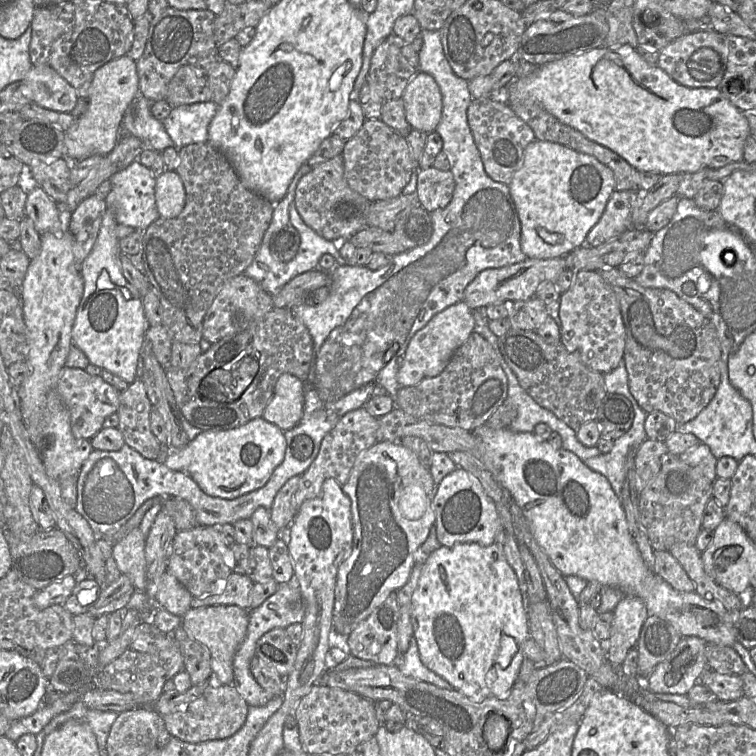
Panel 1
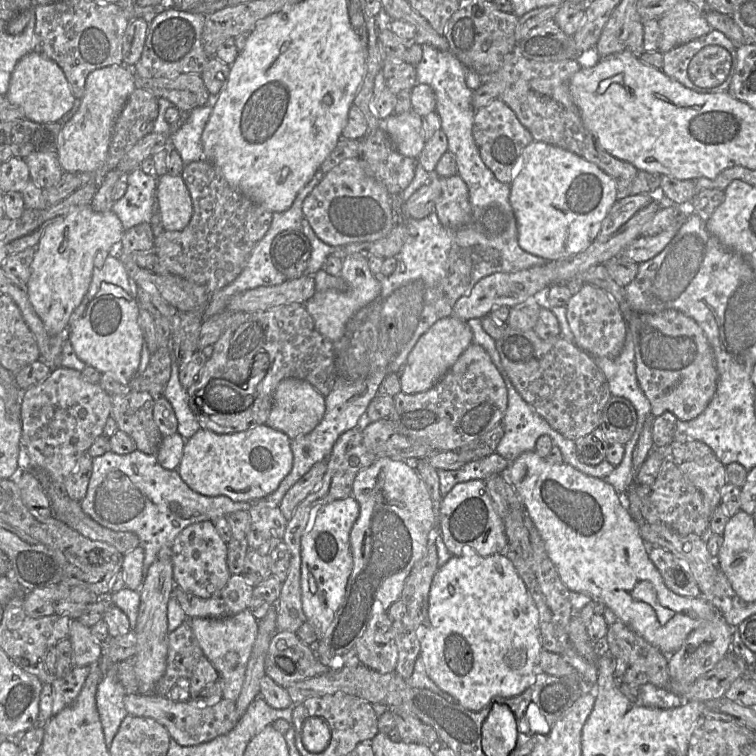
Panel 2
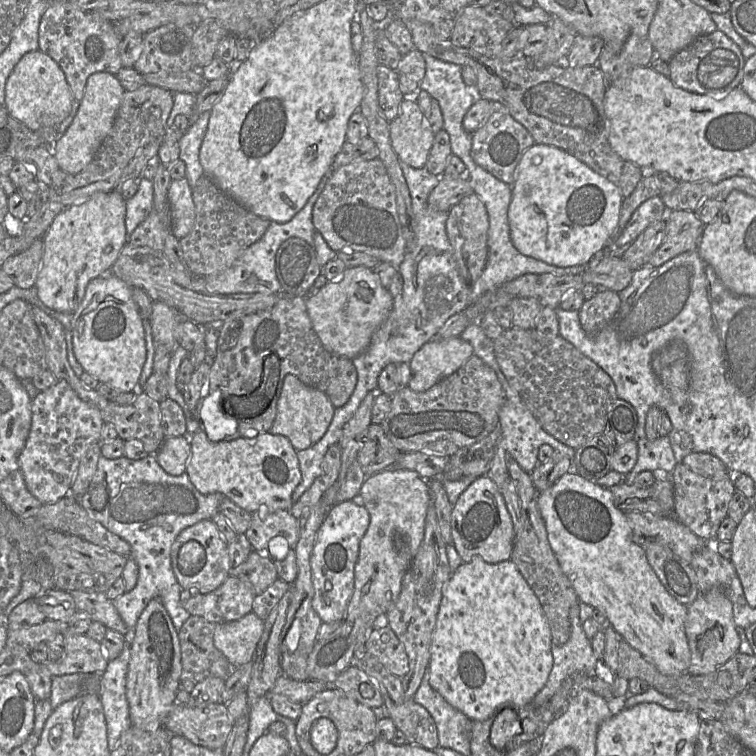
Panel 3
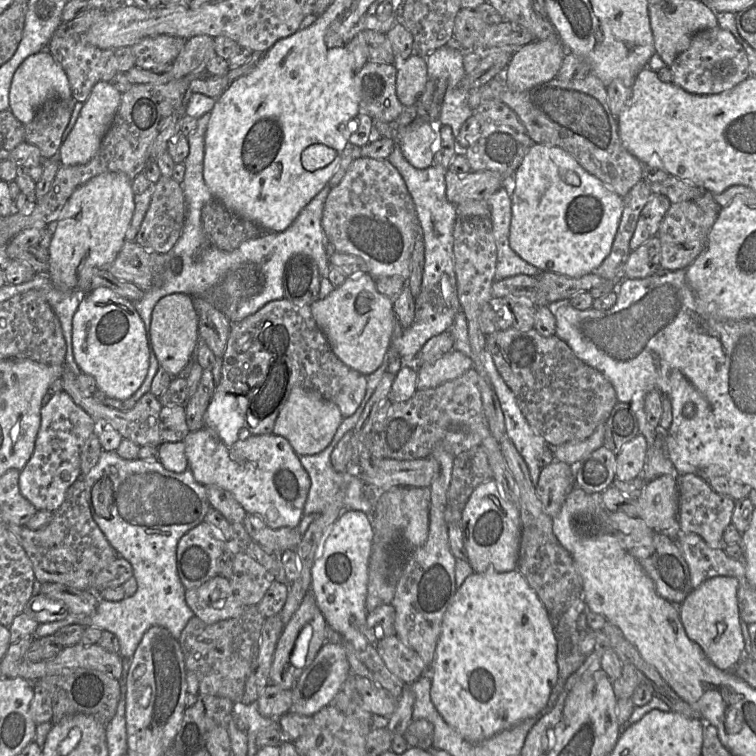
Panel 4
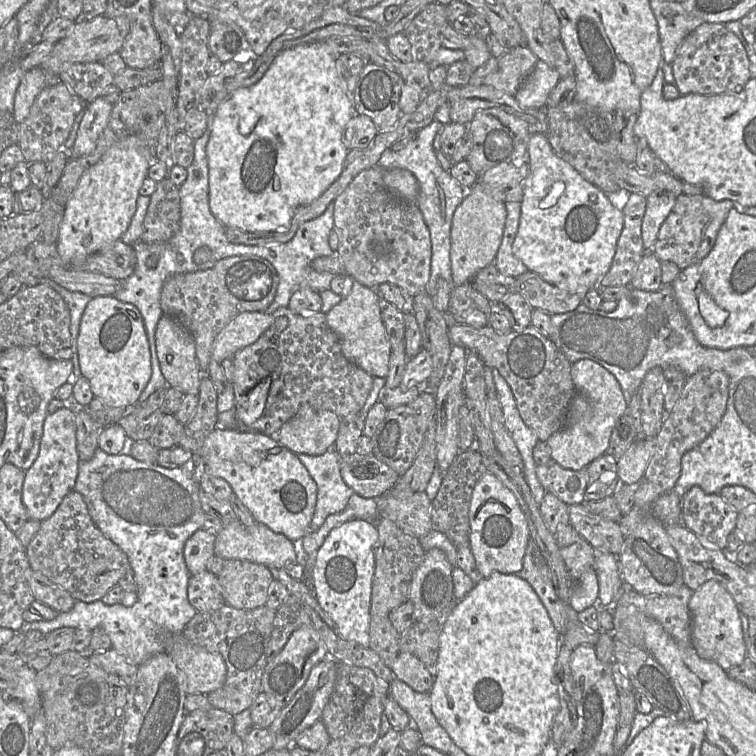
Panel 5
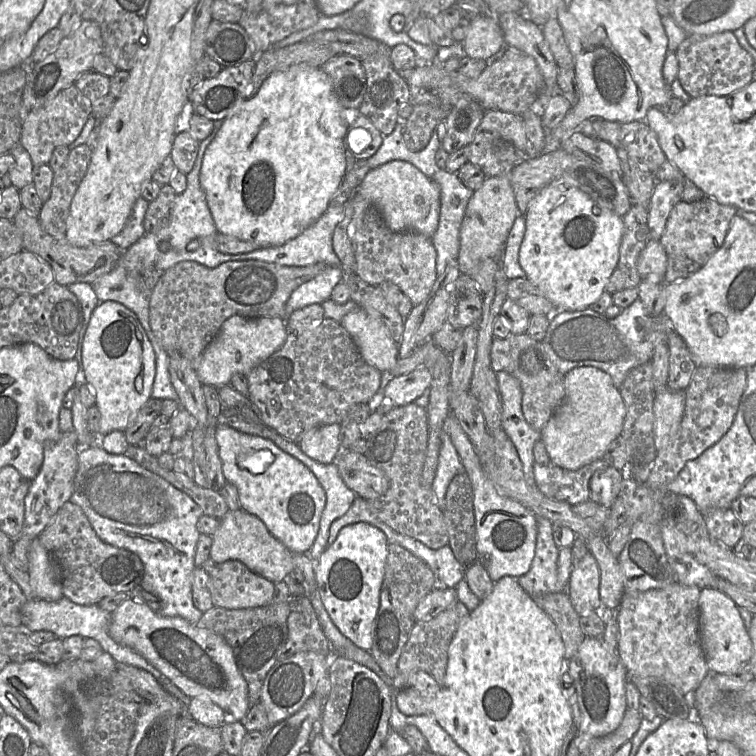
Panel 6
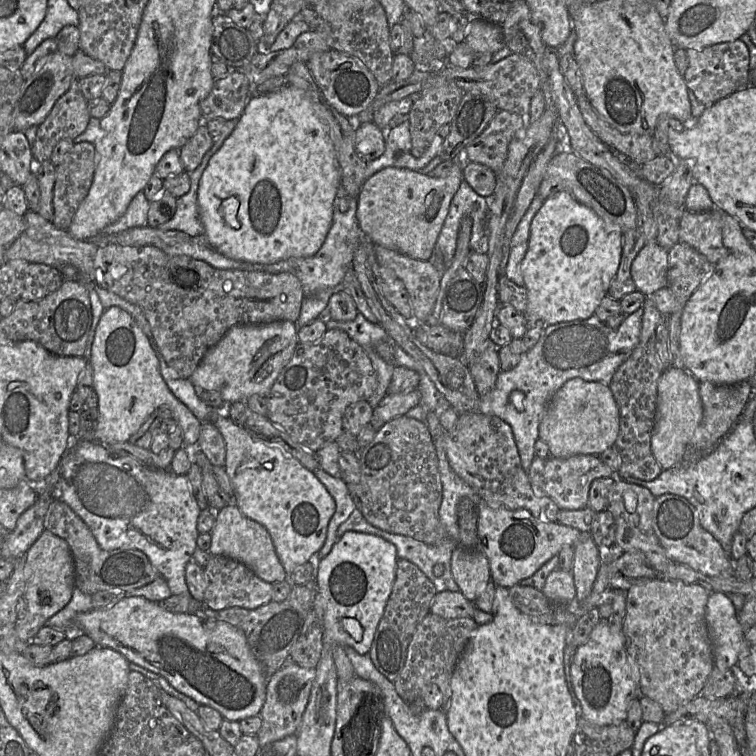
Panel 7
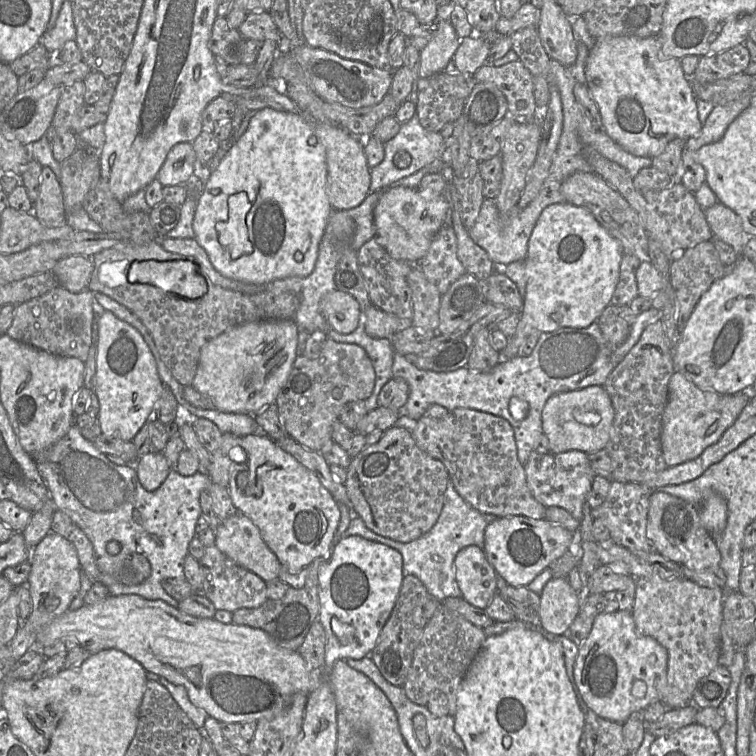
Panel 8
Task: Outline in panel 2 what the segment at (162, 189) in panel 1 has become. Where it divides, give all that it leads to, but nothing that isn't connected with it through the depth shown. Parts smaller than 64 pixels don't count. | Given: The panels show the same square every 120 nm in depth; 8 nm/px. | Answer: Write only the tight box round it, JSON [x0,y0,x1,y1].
[157,174,193,231]

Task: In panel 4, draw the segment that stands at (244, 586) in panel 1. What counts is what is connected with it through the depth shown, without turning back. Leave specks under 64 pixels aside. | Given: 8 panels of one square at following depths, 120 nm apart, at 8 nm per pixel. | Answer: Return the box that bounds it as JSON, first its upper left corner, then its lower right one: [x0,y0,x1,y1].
[185,575,246,624]

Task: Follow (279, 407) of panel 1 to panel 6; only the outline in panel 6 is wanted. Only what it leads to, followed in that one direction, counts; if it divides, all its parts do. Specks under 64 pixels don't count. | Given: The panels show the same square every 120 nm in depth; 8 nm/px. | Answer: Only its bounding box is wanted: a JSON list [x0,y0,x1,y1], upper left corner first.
[297,424,340,463]

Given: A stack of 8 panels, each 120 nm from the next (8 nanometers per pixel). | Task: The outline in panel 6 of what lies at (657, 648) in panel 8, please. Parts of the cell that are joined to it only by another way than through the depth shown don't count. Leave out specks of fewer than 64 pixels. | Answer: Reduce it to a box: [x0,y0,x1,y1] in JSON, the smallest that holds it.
[569,637,628,753]

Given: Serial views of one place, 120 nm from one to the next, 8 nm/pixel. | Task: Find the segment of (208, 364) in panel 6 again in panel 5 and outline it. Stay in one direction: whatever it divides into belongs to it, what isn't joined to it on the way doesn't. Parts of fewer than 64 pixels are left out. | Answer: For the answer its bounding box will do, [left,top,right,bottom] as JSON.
[211,312,272,364]

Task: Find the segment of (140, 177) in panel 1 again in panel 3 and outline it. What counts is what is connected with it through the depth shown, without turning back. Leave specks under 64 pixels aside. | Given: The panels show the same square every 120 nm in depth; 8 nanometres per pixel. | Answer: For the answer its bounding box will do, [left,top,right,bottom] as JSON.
[125,177,153,242]

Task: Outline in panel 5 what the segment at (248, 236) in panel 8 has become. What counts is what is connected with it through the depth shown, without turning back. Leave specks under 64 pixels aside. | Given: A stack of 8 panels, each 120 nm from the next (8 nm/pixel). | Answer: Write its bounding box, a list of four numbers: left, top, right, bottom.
[206,42,355,233]

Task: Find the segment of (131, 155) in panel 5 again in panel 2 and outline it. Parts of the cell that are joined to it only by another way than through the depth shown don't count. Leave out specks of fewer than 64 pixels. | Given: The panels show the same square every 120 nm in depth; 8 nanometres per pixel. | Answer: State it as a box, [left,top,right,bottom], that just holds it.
[26,206,124,335]

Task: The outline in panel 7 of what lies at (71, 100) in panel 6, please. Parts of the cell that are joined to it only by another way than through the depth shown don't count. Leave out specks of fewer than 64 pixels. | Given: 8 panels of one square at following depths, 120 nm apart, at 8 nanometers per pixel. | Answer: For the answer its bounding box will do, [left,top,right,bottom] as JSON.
[31,79,90,163]

